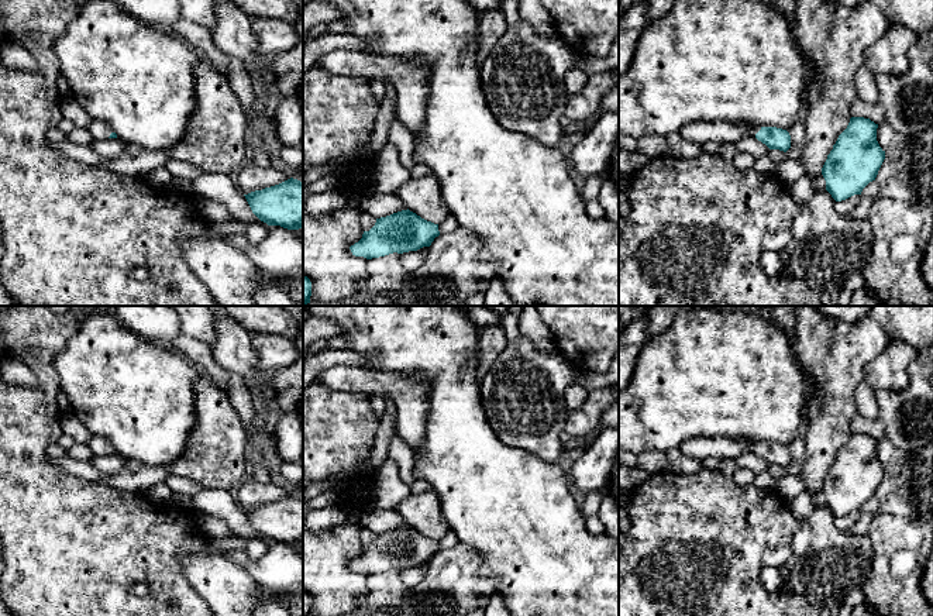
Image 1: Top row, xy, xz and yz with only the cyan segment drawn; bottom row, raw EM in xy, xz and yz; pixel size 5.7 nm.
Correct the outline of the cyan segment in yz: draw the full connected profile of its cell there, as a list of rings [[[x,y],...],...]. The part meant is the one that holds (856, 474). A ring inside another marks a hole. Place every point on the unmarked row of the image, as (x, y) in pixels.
[[[851,433],[839,451],[822,483],[826,506],[836,517],[861,510],[875,496],[885,475],[877,457],[878,440],[864,433]]]

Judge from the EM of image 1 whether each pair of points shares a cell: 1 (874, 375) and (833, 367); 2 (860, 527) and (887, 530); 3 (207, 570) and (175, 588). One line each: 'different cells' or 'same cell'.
1: different cells
2: different cells
3: different cells

